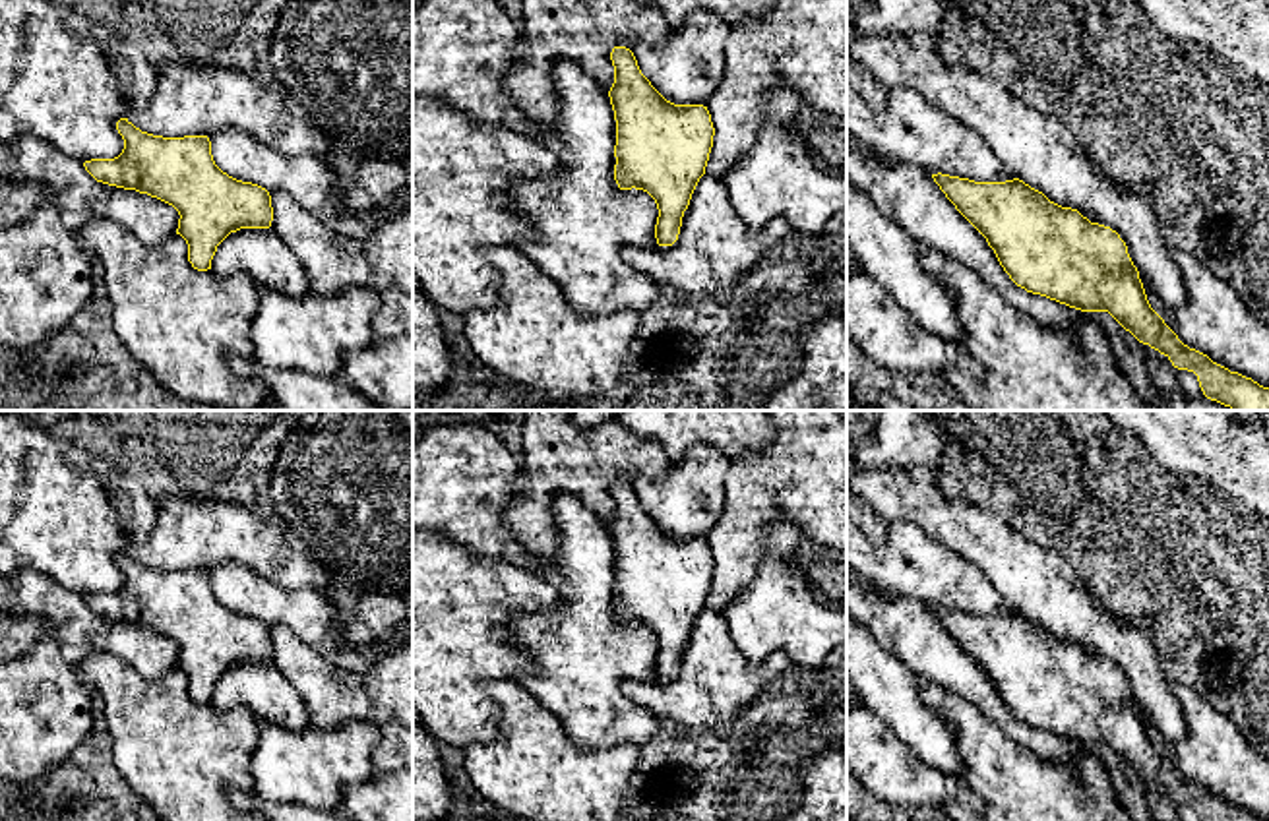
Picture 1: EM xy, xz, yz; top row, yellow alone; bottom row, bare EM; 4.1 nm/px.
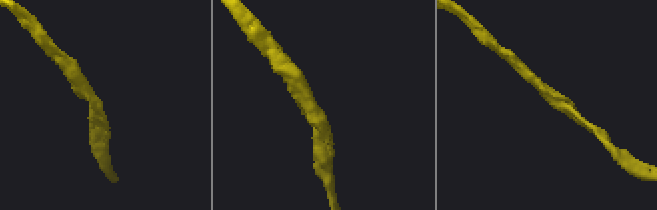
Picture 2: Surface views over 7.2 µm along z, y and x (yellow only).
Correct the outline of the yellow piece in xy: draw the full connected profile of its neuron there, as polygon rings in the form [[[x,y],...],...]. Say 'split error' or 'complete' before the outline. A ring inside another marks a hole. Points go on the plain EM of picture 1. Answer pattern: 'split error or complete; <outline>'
complete; [[[120,552],[116,563],[124,573],[122,587],[85,594],[85,604],[97,616],[172,639],[180,649],[176,668],[186,674],[194,703],[211,703],[217,680],[231,666],[271,660],[269,625],[223,606],[213,594],[207,569],[153,569],[128,552]]]

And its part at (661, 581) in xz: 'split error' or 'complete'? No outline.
complete

